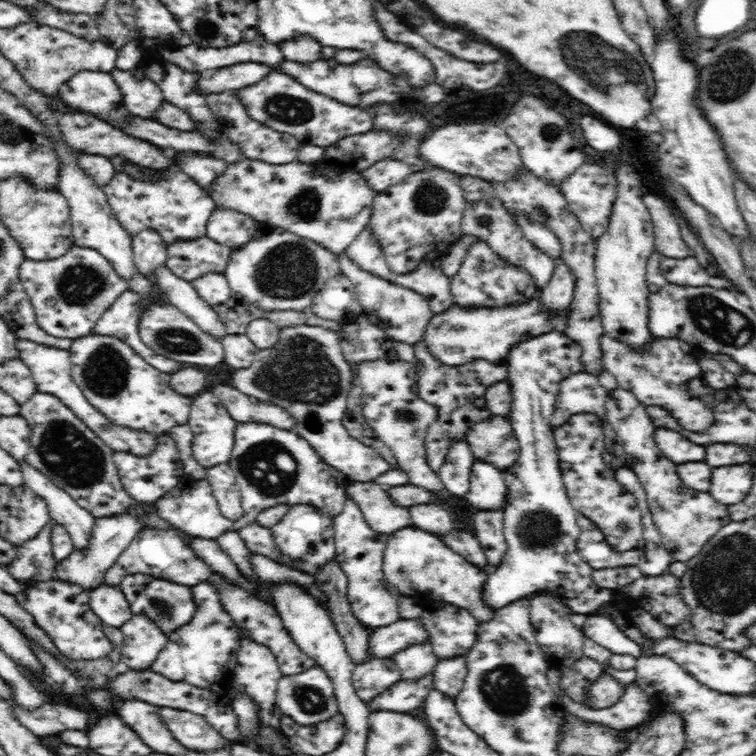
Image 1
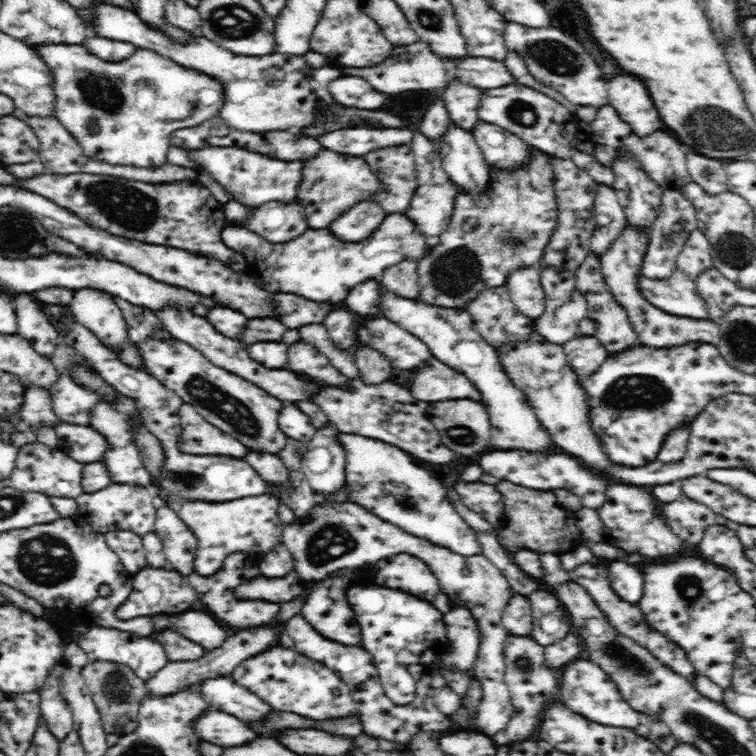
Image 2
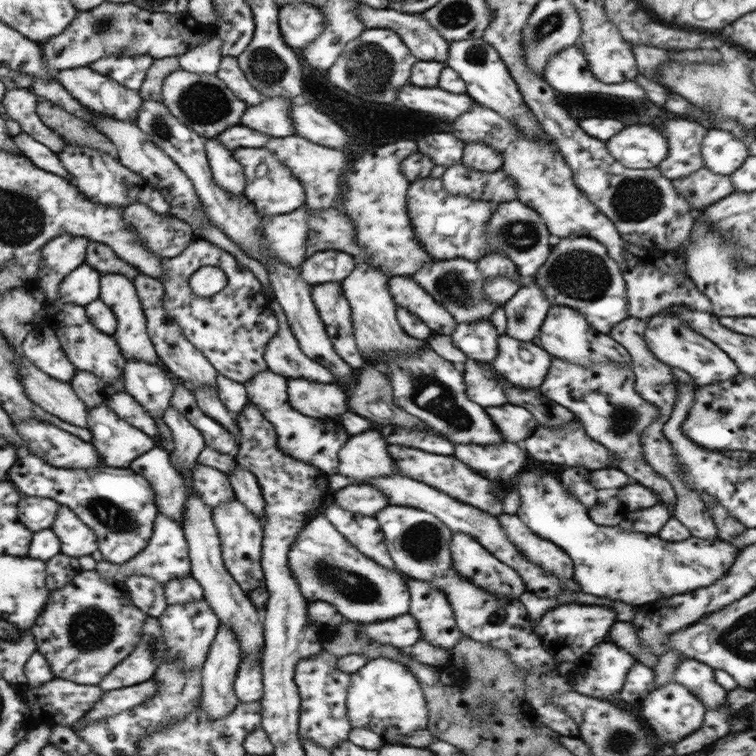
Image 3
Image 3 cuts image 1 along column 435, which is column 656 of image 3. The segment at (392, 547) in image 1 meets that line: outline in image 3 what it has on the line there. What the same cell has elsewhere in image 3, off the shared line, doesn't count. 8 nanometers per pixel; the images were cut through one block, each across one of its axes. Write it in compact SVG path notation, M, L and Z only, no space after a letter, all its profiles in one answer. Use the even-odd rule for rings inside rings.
M522 472L509 488L518 490L520 494L520 507L515 515L534 534L554 542L559 548L568 552L568 556L574 560L574 578L582 586L582 592L594 594L596 597L622 600L626 604L636 606L636 604L653 603L658 599L667 599L678 594L695 592L698 588L706 588L716 580L722 579L740 552L728 541L722 541L720 538L711 542L691 536L683 541L668 542L660 539L658 535L636 532L629 528L622 529L618 525L615 527L598 525L588 515L589 508L578 497L572 495L562 485L562 481L554 478L552 474Z

